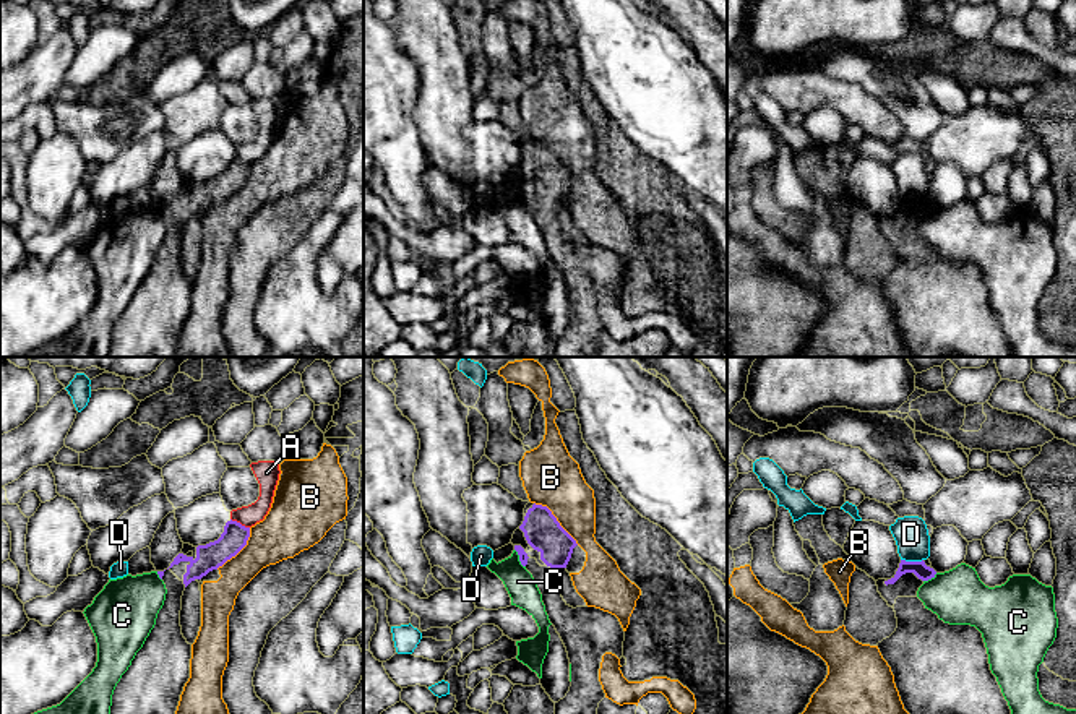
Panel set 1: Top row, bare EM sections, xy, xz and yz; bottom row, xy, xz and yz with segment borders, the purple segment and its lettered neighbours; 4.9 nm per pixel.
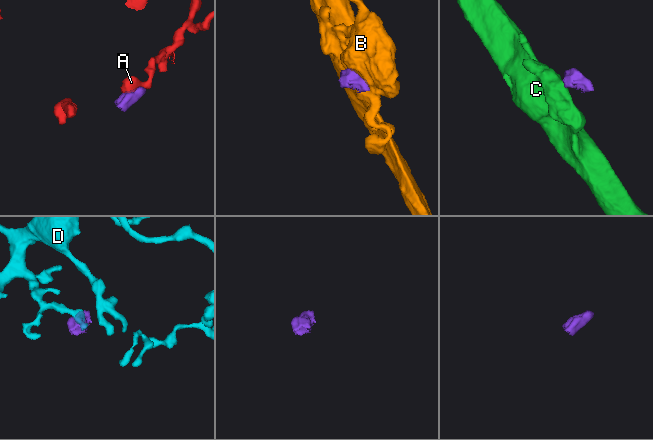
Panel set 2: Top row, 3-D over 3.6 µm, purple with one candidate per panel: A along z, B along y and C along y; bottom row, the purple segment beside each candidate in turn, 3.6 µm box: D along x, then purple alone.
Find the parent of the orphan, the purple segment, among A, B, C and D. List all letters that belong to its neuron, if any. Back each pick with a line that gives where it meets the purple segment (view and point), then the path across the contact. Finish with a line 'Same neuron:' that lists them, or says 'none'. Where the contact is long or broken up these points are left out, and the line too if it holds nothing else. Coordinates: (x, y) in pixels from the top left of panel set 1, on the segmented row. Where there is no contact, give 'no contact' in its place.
Same neuron: none

